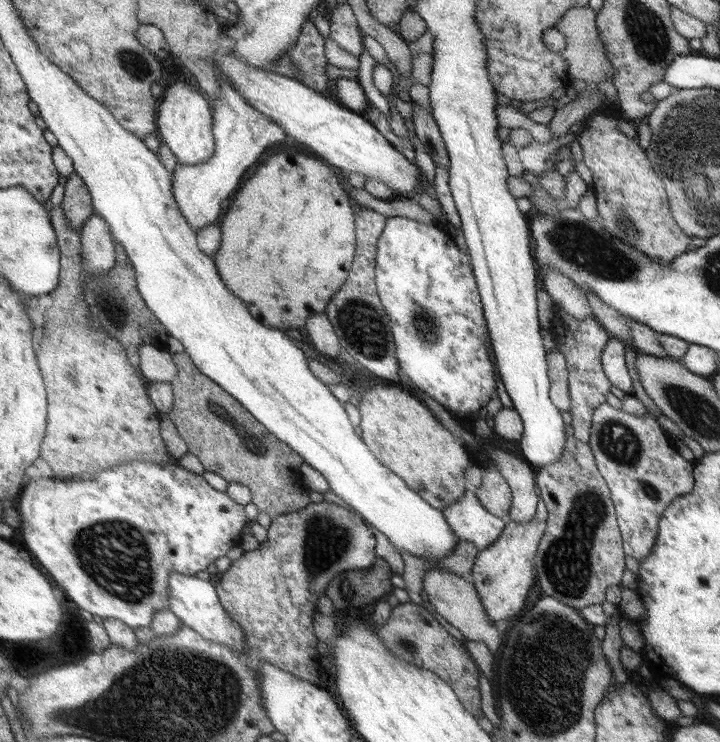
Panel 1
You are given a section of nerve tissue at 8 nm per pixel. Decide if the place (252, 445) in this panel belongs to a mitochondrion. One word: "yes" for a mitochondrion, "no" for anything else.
yes

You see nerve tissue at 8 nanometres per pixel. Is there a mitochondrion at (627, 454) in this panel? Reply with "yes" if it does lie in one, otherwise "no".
yes

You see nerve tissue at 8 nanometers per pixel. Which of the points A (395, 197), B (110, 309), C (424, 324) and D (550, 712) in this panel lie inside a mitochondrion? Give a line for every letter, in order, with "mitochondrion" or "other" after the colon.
A: other
B: other
C: mitochondrion
D: mitochondrion

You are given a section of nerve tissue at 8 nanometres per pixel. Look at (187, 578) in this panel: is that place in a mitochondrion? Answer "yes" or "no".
no

